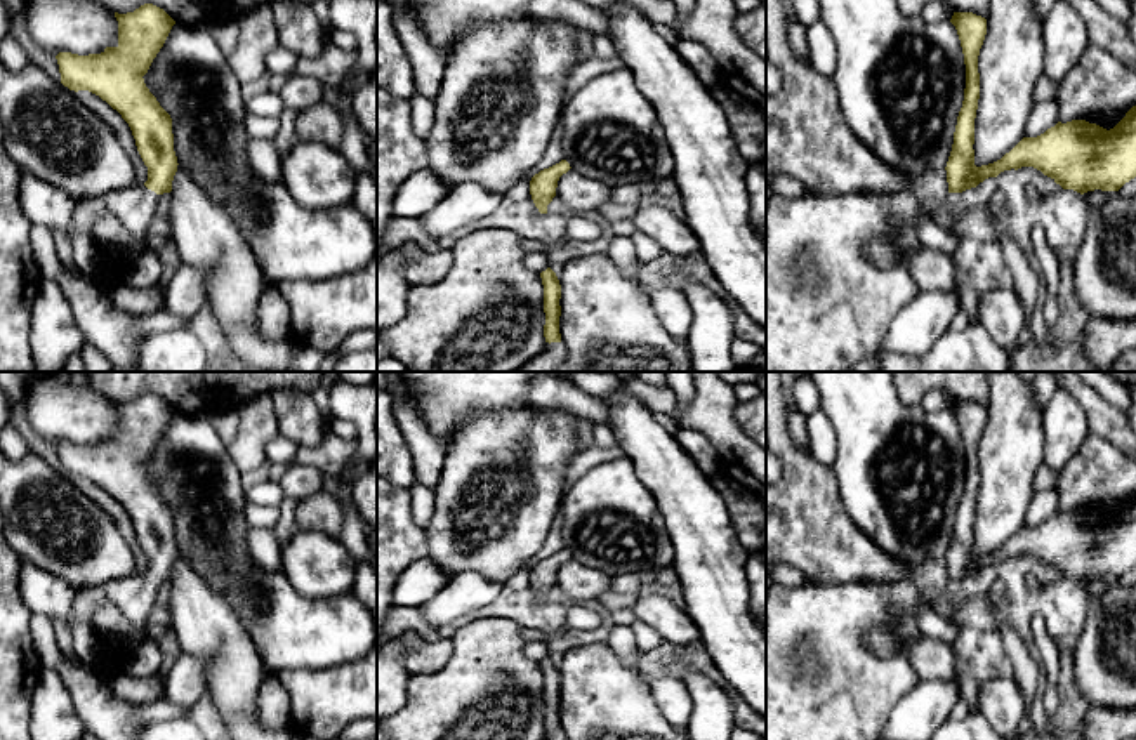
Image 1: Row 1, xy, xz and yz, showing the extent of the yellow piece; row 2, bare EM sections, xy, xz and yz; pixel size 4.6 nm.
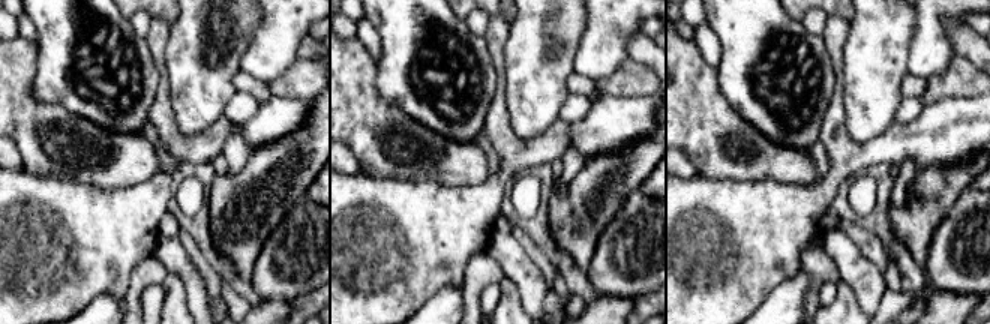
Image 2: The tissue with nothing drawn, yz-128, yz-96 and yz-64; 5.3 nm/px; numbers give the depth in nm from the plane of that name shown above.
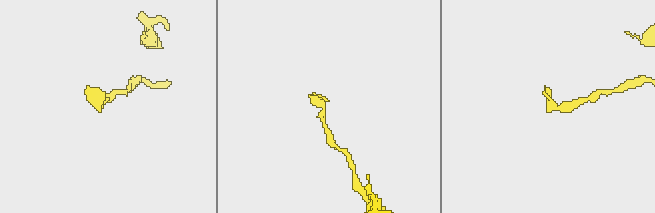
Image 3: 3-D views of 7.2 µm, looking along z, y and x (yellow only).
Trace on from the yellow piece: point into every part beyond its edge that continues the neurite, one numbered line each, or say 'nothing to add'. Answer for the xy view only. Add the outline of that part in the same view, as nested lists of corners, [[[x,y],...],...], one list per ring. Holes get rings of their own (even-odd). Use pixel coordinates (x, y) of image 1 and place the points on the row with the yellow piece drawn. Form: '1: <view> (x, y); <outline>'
1: xy (134, 207); [[[132,184],[125,189],[78,202],[73,215],[75,231],[92,236],[92,222],[101,214],[109,214],[120,221],[130,236],[148,240],[158,198],[160,195],[144,184]]]

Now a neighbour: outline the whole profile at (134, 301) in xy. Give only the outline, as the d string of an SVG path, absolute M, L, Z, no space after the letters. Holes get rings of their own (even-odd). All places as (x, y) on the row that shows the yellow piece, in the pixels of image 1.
M122 281L109 292L109 297L113 306L129 314L149 314L163 307L163 292L163 281L151 288L134 288Z

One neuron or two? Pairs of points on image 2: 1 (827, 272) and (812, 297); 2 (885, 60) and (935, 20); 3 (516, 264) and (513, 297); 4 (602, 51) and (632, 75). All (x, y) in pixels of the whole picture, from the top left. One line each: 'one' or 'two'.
1: one
2: two
3: two
4: two

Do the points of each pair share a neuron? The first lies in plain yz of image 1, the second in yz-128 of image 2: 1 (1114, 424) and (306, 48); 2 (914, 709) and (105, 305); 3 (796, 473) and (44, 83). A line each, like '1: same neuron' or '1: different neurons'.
1: same neuron
2: same neuron
3: different neurons

